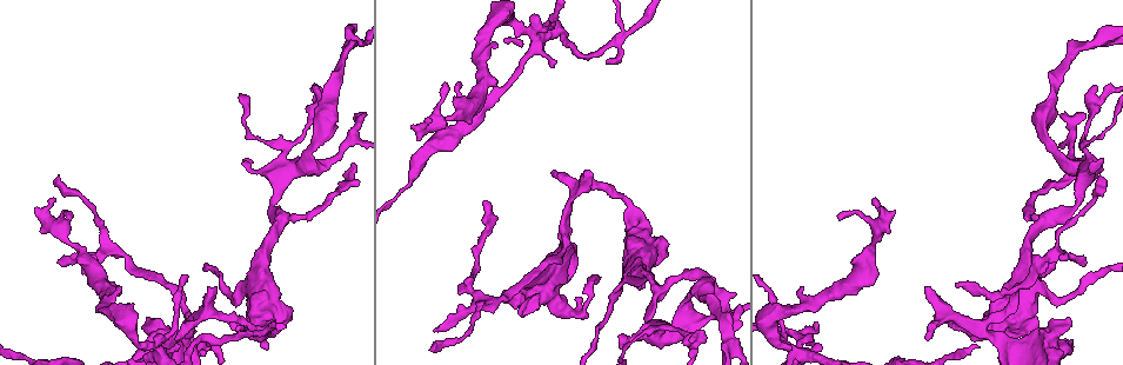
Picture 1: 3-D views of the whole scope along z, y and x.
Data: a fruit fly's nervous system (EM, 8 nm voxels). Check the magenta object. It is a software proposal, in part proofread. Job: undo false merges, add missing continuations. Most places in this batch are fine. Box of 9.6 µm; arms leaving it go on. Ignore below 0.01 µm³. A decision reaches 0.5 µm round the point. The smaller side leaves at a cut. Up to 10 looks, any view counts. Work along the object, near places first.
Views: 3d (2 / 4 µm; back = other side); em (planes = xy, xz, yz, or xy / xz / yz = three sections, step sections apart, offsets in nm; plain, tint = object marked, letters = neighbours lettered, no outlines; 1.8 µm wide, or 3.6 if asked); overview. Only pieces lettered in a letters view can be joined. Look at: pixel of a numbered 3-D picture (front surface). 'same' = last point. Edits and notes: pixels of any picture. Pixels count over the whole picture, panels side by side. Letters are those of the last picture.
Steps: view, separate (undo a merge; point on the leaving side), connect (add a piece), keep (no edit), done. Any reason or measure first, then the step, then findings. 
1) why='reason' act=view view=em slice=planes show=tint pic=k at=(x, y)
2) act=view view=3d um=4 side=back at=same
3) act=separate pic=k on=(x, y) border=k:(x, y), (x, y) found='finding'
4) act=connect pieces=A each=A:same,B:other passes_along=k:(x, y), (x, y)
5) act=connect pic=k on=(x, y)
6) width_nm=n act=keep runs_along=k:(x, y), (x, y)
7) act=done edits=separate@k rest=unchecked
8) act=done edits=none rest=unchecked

why='small branch off a trunk' act=view view=em slice=xy step=4 show=tint pic=1 at=(566, 228)

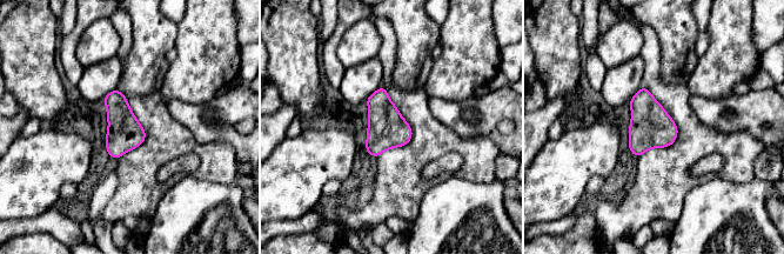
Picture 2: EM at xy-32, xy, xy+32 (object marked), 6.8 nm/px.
act=view view=em slice=planes show=letters at=same

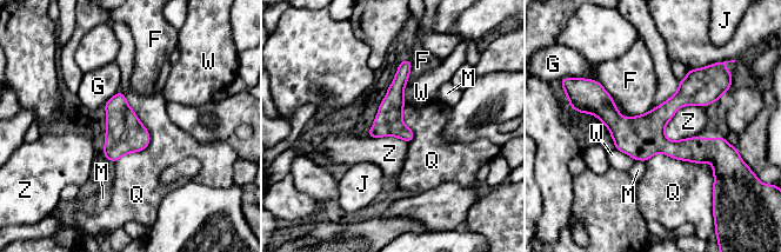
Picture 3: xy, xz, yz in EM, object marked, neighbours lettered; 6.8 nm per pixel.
width_nm=190 act=keep each=F:other,G:other,J:other,M:other,Q:other,W:other,Z:other found='continuous, no second neuron'

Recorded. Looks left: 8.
why='an open end' act=view view=3d um=2 pic=1 at=(928, 288)

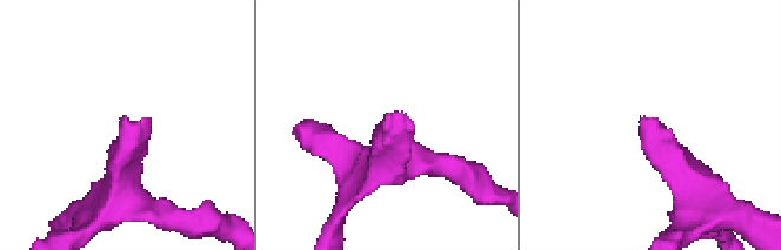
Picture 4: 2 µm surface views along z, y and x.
why='need the tissue' act=view view=em slice=xz step=8 show=letters pic=4 at=(644, 116)

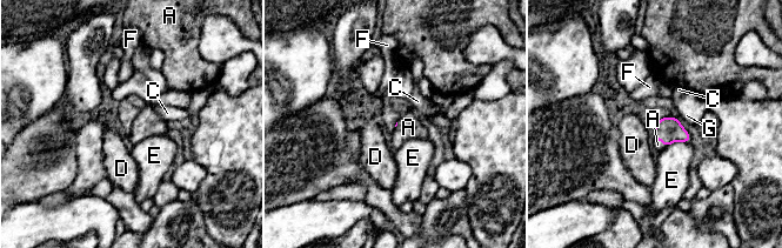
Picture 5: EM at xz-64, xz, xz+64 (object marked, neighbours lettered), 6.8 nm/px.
act=view view=em slice=planes show=letters at=same

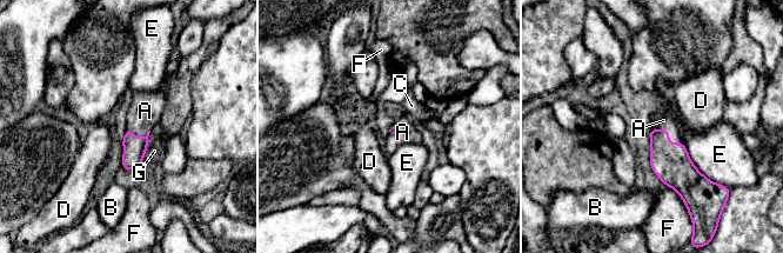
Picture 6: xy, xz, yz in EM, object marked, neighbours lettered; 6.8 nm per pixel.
act=connect pieces=A each=A:same,B:other,C:other,D:other,E:other,F:other,G:other passes_along=6:(671, 164), (668, 135), (663, 120) found='the neuron continues'

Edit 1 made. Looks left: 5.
act=view view=overview

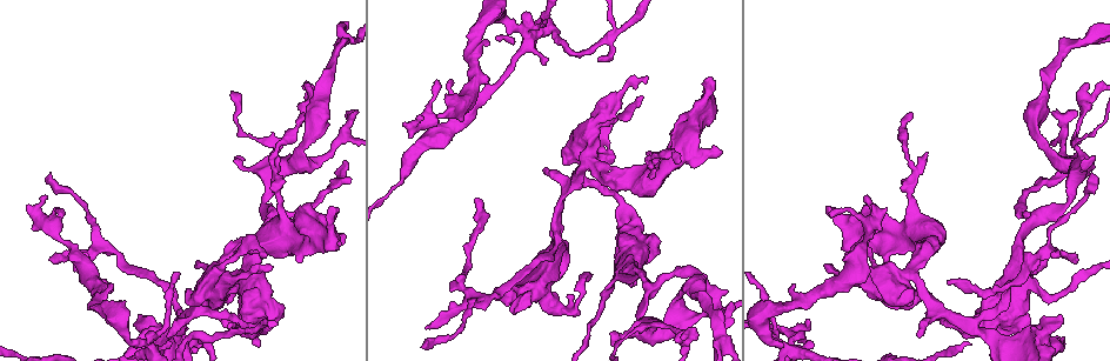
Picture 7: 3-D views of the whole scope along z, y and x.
why='closes a loop' act=view view=em um=3.6 slice=planes show=tint pic=7 at=(548, 302)

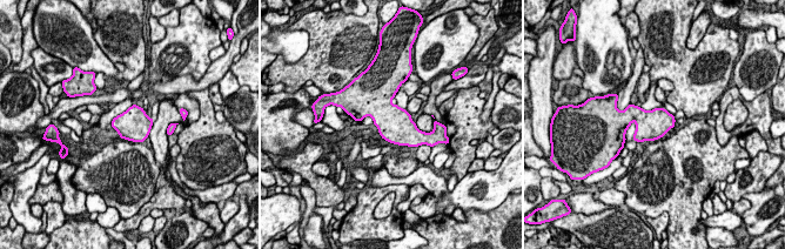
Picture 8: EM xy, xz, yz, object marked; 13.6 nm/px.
act=view view=em um=3.6 slice=planes show=letters at=same

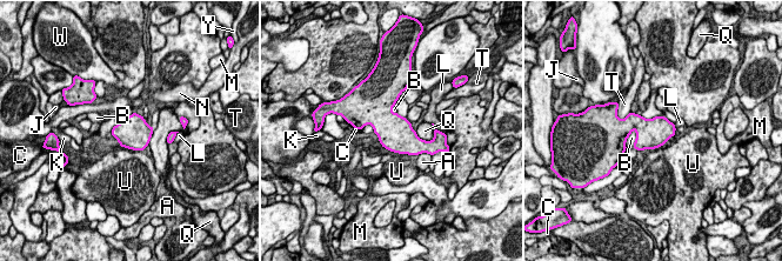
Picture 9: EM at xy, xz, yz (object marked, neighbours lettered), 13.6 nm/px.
act=keep each=A:other,B:other,C:other,J:other,K:other,L:other,M:other,N:other,Q:other,T:other,U:other,W:other,Y:other border=9:(415, 131), (419, 138), (432, 140) found='continuous, no second neuron'

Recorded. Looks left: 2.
why='an open end' act=view view=em slice=planes show=letters pic=7 at=(794, 283)

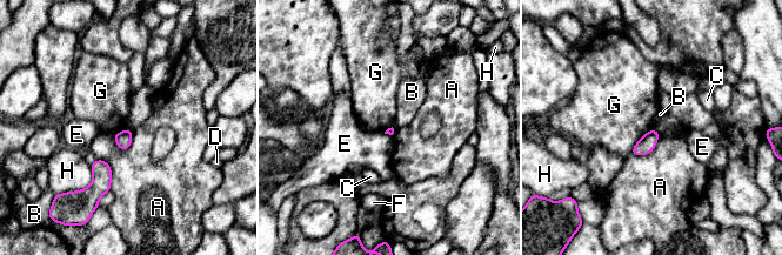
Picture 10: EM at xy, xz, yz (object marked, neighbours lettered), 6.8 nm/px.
longest_contact=G:240nm act=keep each=A:other,B:other,C:other,D:other,E:other,F:other,G:other,H:other border=10:(654, 128), (637, 141), (630, 153) found='no lettered piece goes on from it'

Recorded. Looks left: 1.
act=done edits=connect@6 rest=unchecked

